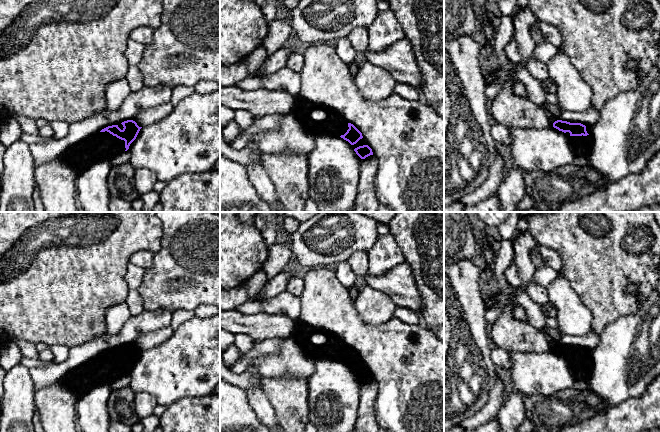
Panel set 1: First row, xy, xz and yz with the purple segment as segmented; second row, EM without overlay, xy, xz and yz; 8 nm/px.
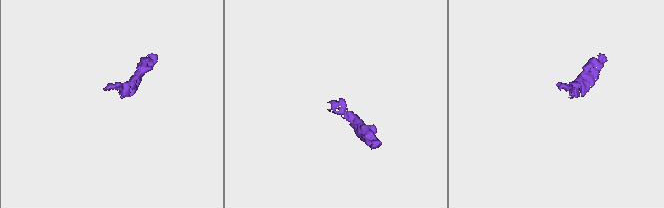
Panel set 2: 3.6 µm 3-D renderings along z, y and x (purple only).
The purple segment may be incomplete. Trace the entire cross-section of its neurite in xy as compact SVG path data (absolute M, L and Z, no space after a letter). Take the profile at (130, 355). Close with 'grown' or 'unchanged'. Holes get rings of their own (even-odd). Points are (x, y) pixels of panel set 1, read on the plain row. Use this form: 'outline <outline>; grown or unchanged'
outline M127 344L121 348L124 351L122 354L118 349L108 350L68 372L61 381L80 398L98 385L127 375L142 351L133 344Z; grown

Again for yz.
outline M557 344L553 347L553 351L564 357L570 357L569 364L576 381L589 380L592 374L592 362L587 357L585 349Z; grown

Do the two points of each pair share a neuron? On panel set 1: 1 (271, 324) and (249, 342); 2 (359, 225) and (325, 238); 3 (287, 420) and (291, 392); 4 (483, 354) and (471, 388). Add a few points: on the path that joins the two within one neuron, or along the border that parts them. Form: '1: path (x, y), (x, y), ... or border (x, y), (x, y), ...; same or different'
1: border (235, 333), (248, 334), (255, 341); different
2: path (351, 230), (339, 230), (333, 235); same
3: path (291, 413), (291, 399); same
4: path (475, 362), (471, 366), (471, 380); same

